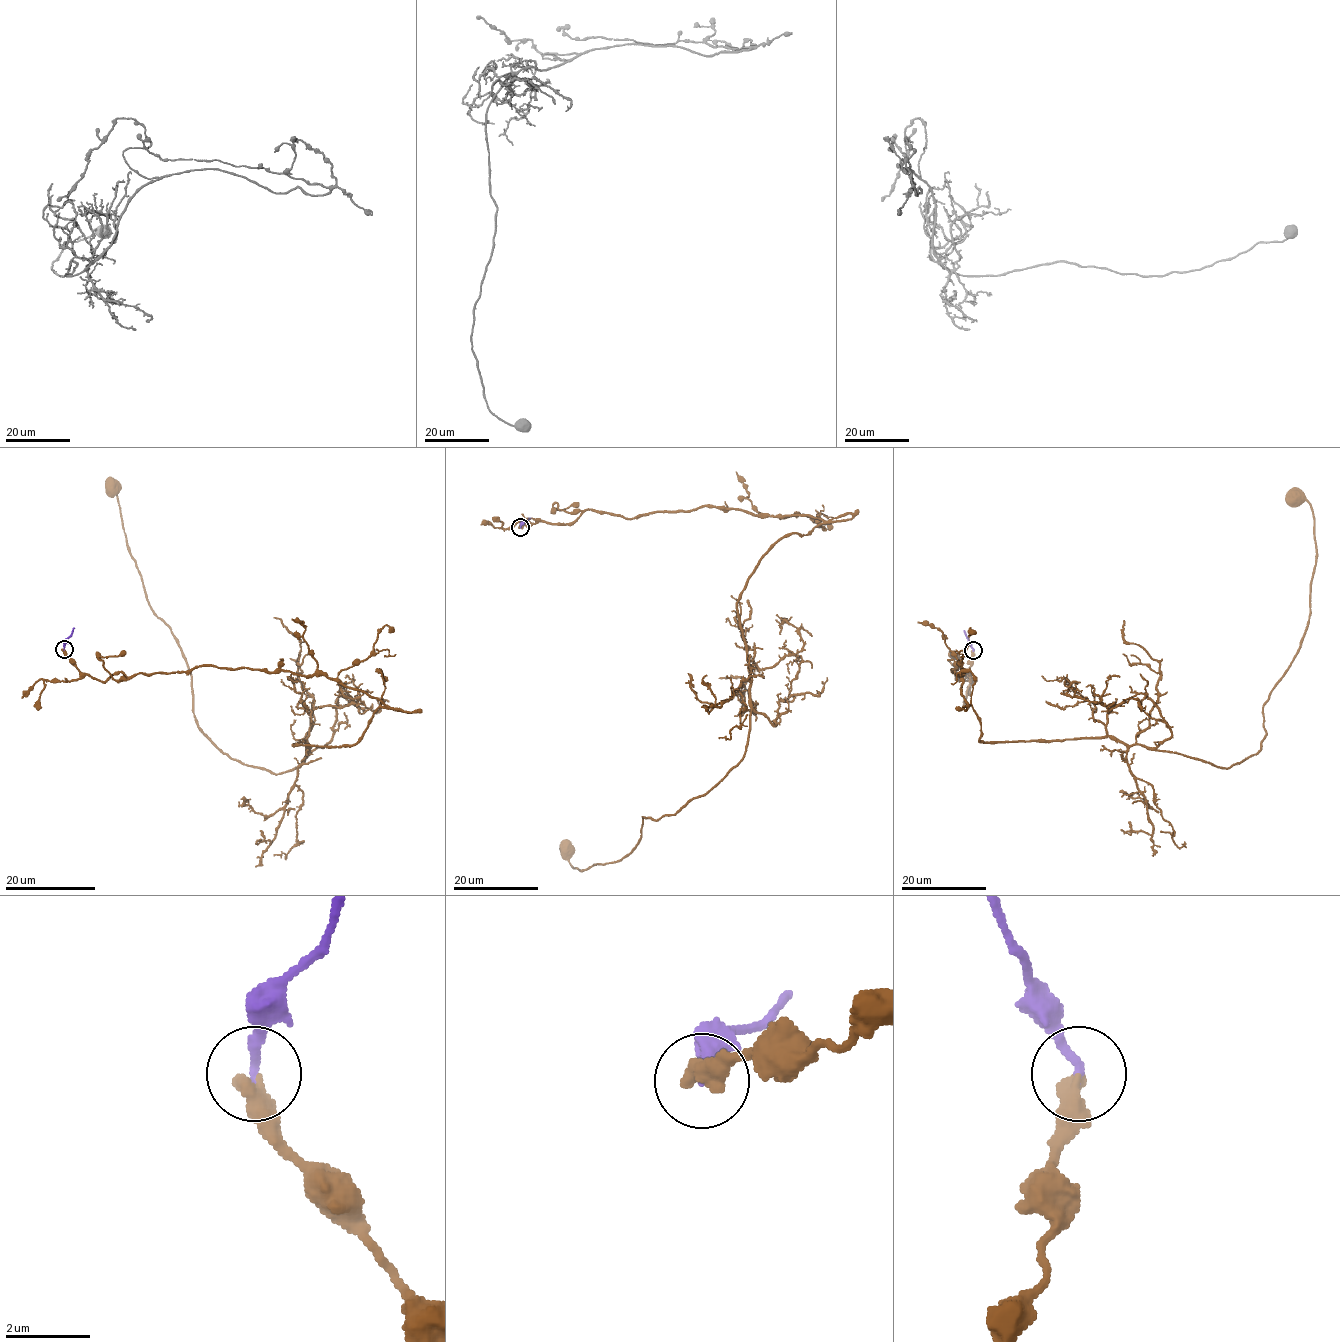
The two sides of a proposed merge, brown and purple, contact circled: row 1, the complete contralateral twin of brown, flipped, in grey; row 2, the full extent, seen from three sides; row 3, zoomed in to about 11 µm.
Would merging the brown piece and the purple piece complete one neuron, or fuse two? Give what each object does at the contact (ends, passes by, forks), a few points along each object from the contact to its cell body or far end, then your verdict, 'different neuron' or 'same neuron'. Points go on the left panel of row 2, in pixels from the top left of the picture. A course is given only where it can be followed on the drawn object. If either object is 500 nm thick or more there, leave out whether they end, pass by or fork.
brown ends there; purple ends there; brown runs (63, 649), (102, 681), (290, 670), (385, 706), (285, 772), (223, 753), (111, 485); purple runs (63, 649), (64, 641), (74, 628); same neuron

